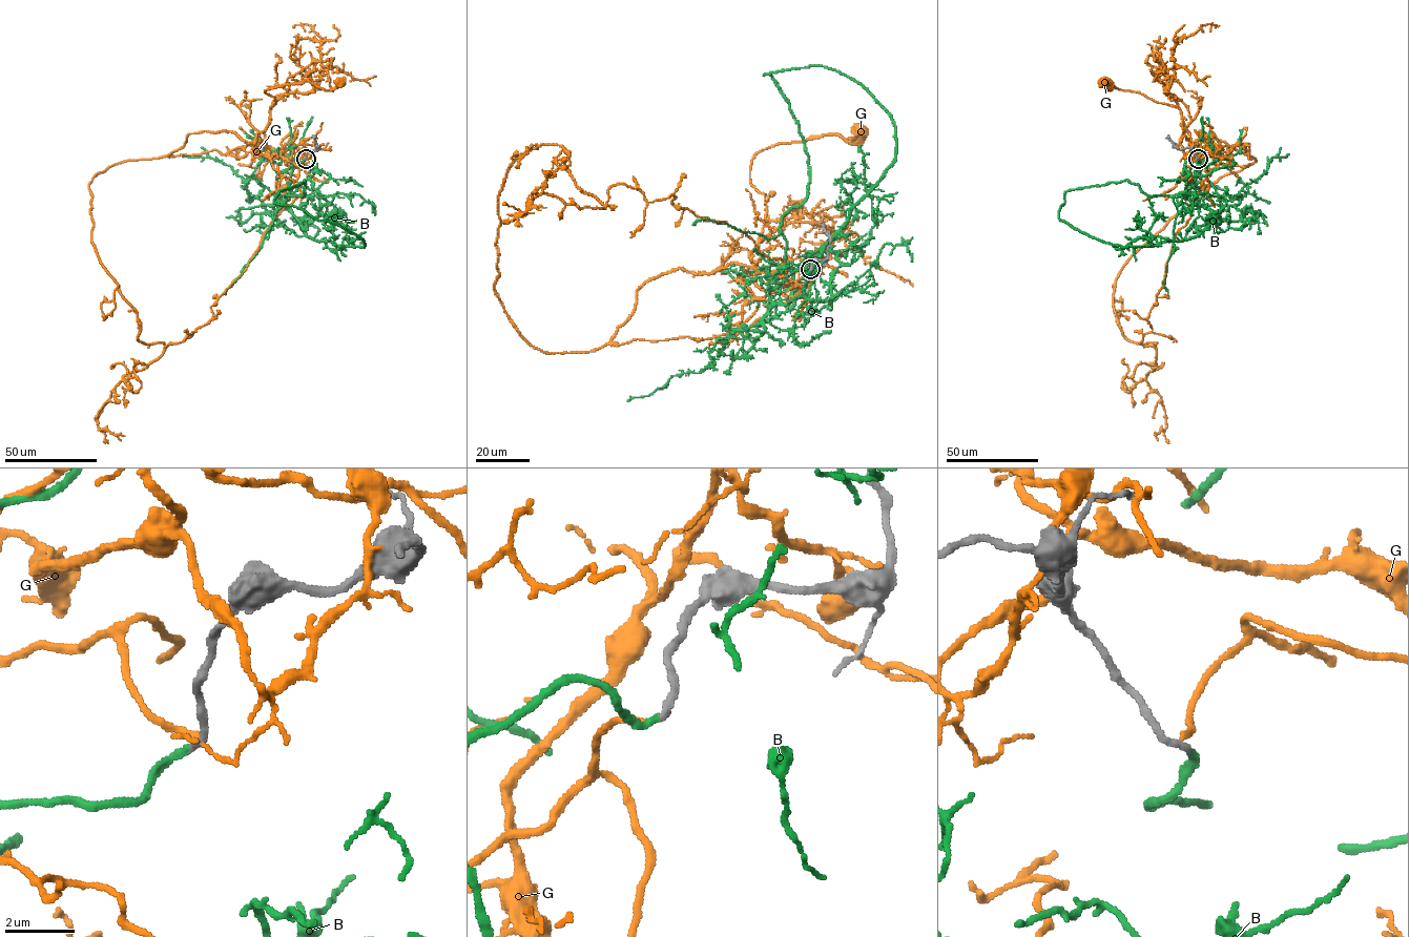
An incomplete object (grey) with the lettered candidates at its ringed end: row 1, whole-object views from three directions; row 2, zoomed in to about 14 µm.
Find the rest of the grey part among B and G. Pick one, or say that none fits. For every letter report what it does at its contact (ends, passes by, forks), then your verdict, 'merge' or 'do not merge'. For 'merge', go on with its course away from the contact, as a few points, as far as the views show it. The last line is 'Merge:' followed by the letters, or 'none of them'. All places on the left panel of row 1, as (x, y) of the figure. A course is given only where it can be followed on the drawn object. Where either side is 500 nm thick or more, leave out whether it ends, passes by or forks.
B: it ends | merge | via (306, 159), (292, 164), (289, 192), (285, 195), (303, 194), (304, 180), (283, 189), (274, 201), (344, 228)
G: it ends | do not merge
Merge: B

